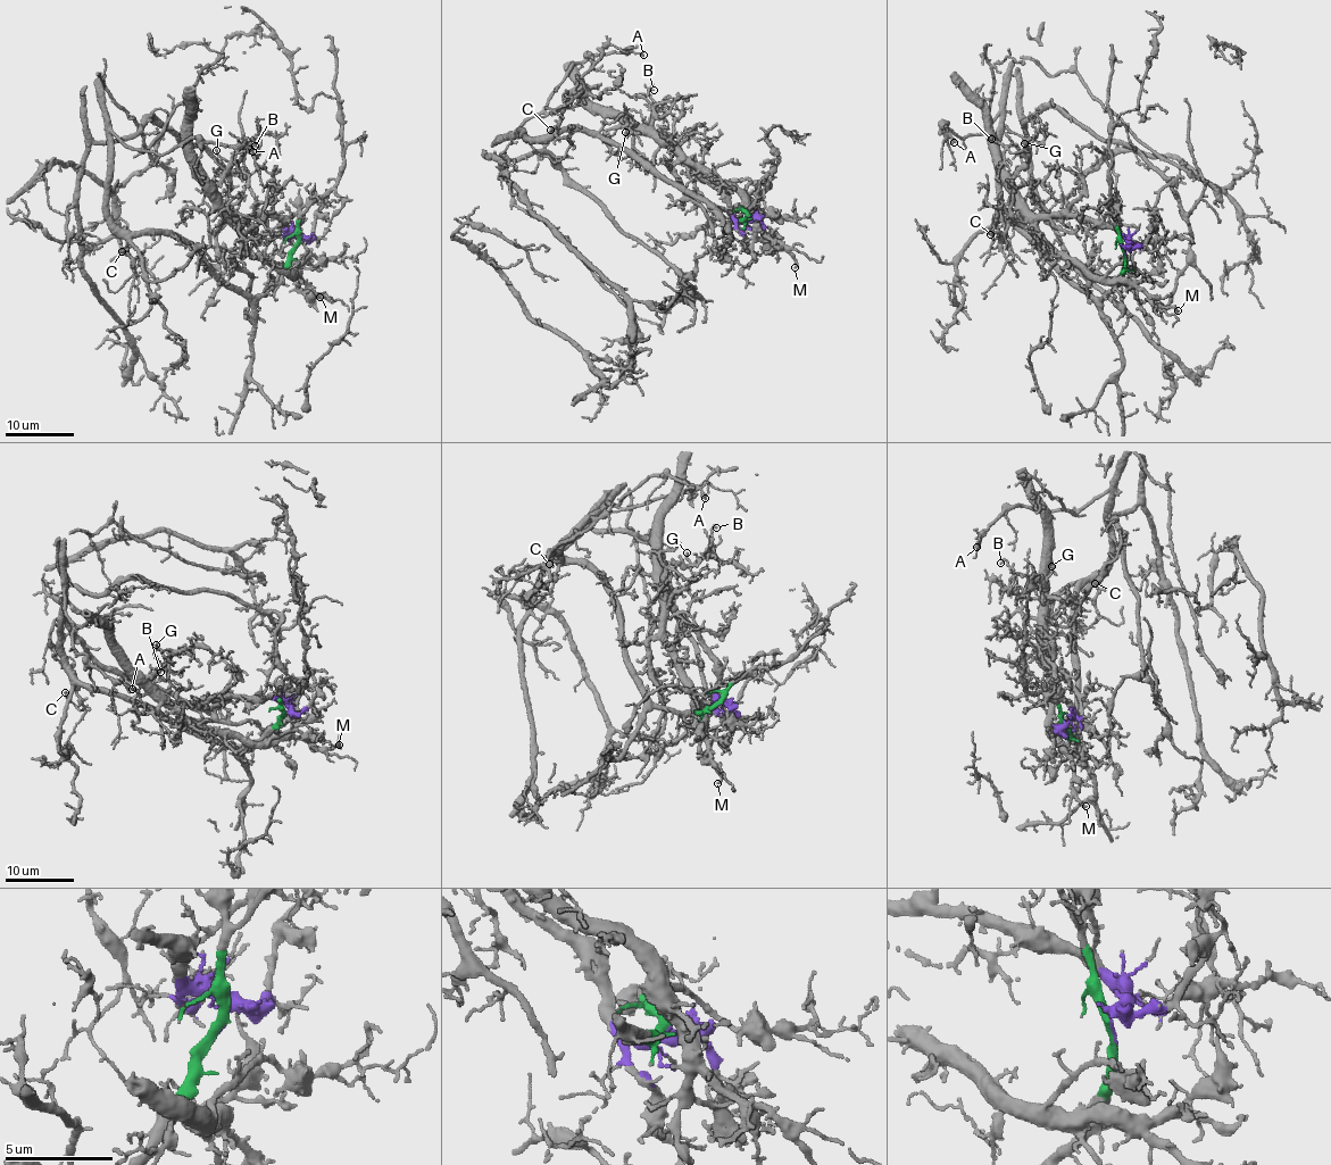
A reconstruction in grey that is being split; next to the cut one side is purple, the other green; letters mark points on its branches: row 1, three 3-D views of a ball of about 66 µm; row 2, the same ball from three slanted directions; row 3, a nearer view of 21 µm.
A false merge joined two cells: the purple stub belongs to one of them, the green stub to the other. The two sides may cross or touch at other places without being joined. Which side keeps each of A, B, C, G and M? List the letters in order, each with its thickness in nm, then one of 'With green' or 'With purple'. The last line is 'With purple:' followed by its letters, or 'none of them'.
A: Thickness 130 nm. With green
B: Thickness 110 nm. With purple
C: Thickness 110 nm. With green
G: Thickness 80 nm. With purple
M: Thickness 160 nm. With purple
With purple: B, G, M

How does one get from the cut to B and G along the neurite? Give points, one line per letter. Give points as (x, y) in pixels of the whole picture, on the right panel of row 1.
B: (1124, 251), (1129, 243), (1095, 222), (1032, 215), (1013, 184), (1014, 172), (1028, 159), (1013, 144), (990, 139)
G: (1124, 251), (1129, 243), (1112, 229), (1095, 222), (1032, 215), (1026, 209), (1013, 184), (1026, 157), (1024, 142)

